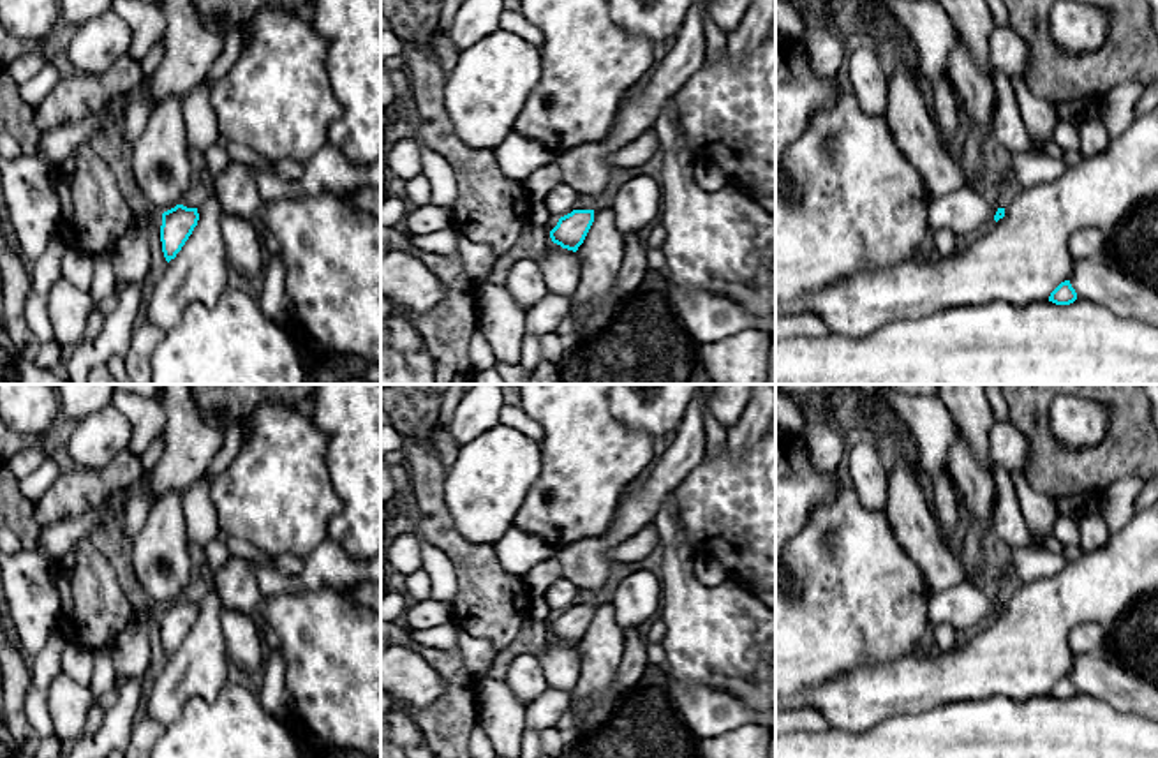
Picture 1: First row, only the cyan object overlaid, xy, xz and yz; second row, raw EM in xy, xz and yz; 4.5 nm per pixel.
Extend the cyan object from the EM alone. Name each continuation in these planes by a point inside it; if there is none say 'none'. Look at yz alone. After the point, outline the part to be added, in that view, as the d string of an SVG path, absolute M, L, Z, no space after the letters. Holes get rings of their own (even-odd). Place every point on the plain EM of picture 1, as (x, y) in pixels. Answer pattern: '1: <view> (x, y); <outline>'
1: yz (963, 605); M966 578L954 587L929 596L929 629L941 624L948 624L955 631L968 629L978 624L987 613L992 613L998 603L999 601L994 596L985 594L976 582Z

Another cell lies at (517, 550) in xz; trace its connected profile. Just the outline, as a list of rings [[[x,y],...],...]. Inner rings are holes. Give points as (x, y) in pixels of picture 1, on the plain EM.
[[[515,525],[492,546],[504,571],[522,578],[536,564],[550,559],[555,554],[555,548],[545,539],[520,531]]]

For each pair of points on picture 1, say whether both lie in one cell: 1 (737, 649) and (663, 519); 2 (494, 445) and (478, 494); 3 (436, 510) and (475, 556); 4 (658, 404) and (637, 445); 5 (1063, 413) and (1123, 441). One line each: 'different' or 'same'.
1: same
2: same
3: same
4: different
5: different

